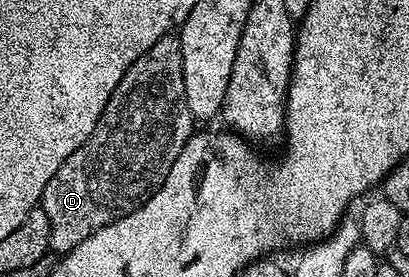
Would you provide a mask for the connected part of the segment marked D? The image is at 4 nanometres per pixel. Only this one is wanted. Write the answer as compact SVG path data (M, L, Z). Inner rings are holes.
M175 34L162 36L137 62L125 70L121 82L117 82L117 90L109 98L105 110L99 116L97 126L93 126L93 134L85 138L85 142L49 178L49 186L45 186L41 206L45 214L49 214L50 251L62 254L81 246L85 238L89 238L97 230L133 214L147 201L147 197L165 182L169 174L169 166L177 162L177 154L185 146L185 142L193 134L193 117L185 102L185 78L181 74L181 46Z

